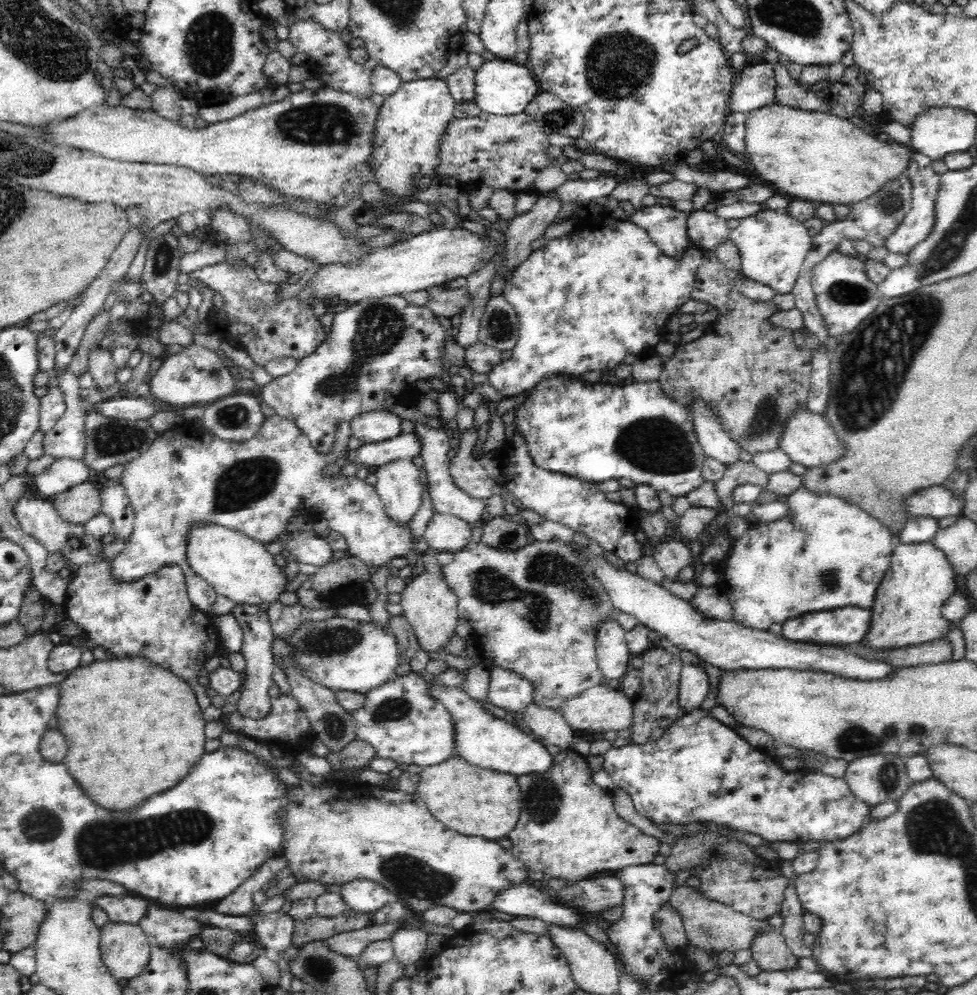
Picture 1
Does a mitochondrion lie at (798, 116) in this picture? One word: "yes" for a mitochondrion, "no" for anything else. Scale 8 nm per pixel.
no

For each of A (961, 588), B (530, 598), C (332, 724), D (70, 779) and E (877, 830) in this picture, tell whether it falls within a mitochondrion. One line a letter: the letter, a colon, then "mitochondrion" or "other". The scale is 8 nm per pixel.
A: other
B: mitochondrion
C: mitochondrion
D: other
E: other

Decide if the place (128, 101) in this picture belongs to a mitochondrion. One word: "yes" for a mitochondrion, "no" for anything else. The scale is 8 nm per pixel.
no

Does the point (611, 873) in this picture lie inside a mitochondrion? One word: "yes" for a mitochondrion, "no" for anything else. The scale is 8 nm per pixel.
no

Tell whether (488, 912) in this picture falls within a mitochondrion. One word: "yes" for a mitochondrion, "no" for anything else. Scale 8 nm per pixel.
no

